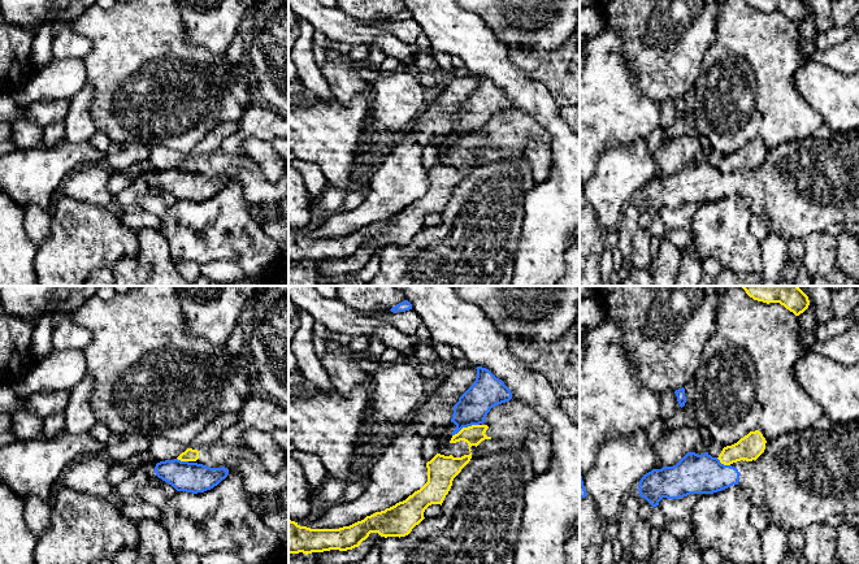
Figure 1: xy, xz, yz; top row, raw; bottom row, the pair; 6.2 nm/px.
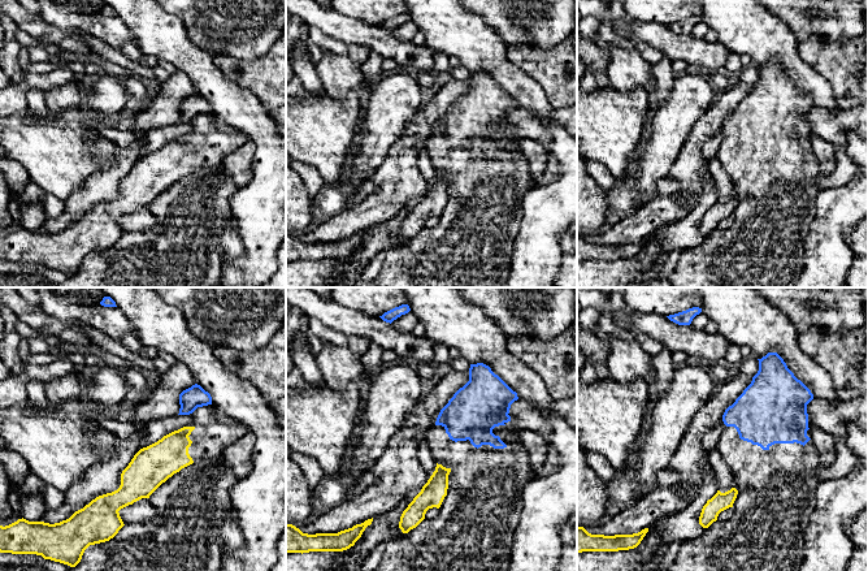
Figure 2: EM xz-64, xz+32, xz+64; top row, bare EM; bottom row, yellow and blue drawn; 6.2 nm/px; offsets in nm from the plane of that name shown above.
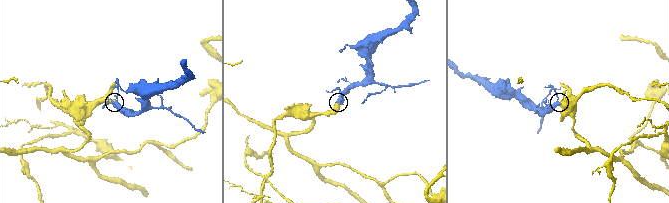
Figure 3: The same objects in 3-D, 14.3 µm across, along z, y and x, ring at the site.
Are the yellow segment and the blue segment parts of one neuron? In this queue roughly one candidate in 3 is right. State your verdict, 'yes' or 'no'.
no

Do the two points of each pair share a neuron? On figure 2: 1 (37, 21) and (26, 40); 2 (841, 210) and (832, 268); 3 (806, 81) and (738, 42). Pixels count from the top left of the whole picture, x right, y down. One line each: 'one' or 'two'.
1: two
2: one
3: one

